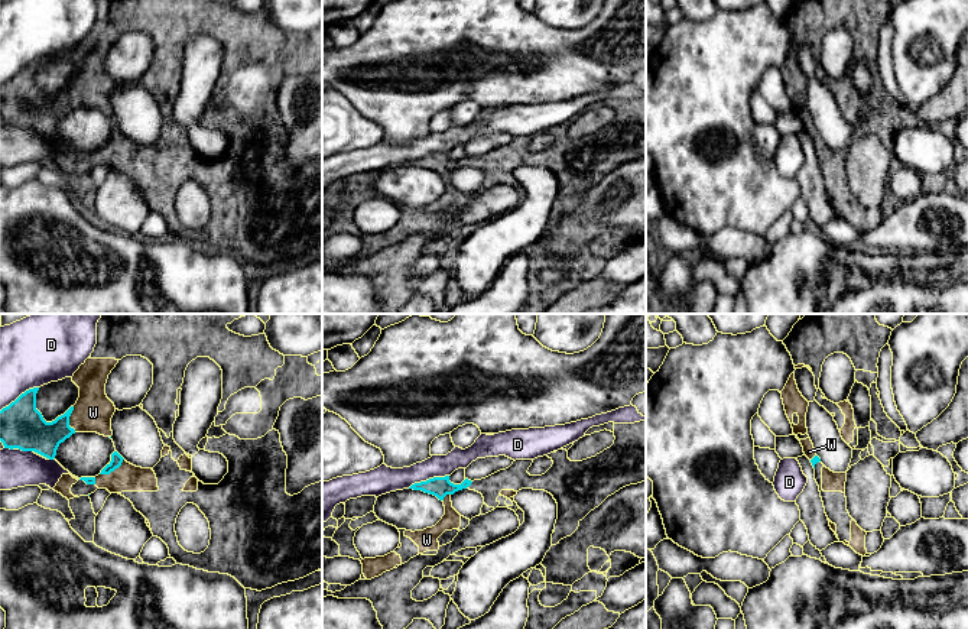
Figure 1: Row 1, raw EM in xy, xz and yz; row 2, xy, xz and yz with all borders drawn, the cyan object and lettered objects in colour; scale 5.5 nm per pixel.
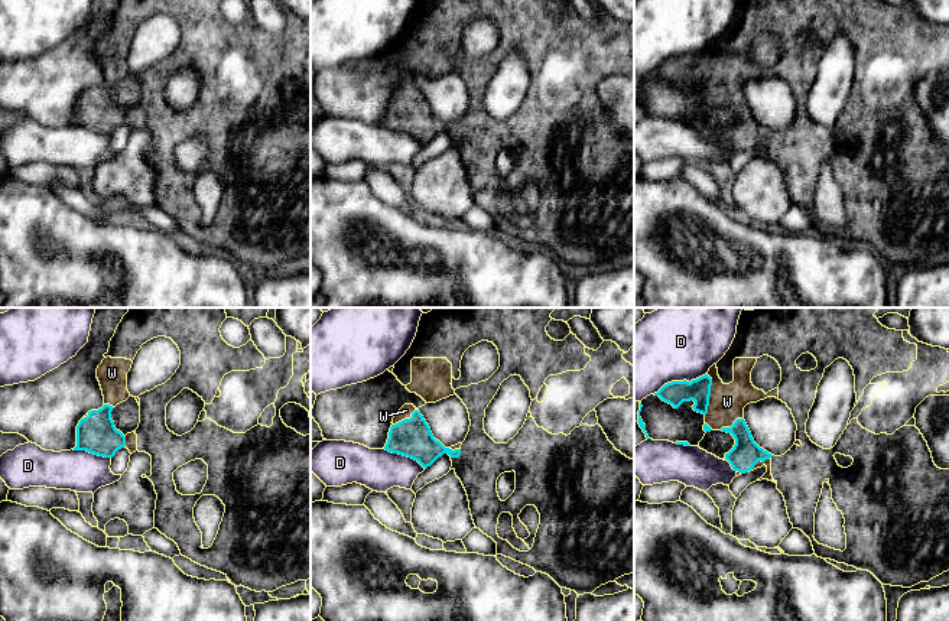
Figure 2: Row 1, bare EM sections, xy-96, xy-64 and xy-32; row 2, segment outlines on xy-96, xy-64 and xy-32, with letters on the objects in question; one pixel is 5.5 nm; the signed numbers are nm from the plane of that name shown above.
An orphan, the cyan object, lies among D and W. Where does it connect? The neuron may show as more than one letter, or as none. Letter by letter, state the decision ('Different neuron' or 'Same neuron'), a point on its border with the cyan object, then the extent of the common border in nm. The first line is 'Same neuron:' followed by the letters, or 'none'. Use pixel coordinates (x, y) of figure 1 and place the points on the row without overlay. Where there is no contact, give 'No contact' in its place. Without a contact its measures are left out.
Same neuron: none
D: Different neuron. Touches cyan at xz (429, 155). Shared border 240 nm
W: Different neuron. Touches cyan at xy (68, 96). Shared border 140 nm

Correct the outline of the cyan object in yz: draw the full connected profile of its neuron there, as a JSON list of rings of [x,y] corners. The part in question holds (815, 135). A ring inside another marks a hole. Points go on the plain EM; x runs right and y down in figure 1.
[[[815,132],[811,136],[815,145],[815,156],[819,162],[821,174],[824,178],[825,189],[828,195],[837,201],[837,211],[839,218],[850,218],[851,217],[851,197],[847,187],[847,174],[842,168],[824,168],[822,166],[822,143],[821,134]]]

